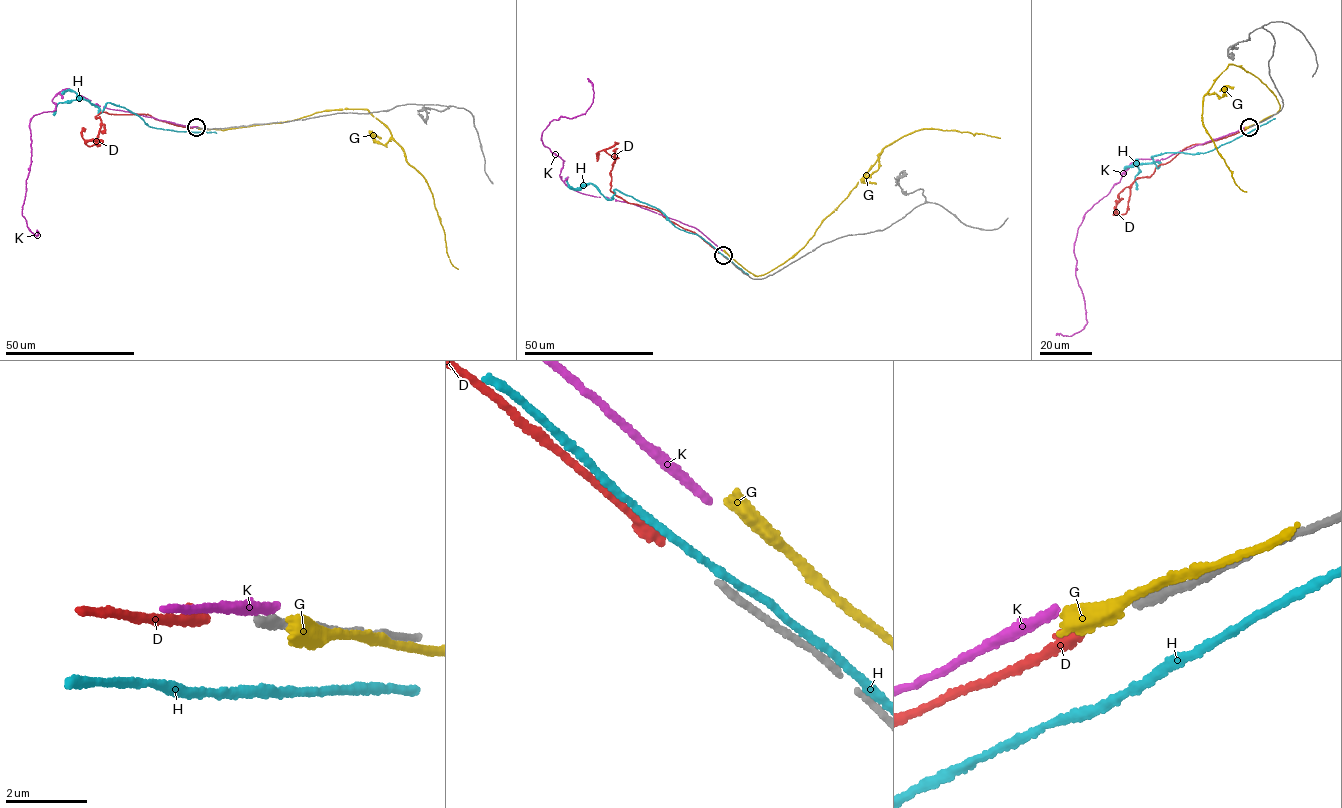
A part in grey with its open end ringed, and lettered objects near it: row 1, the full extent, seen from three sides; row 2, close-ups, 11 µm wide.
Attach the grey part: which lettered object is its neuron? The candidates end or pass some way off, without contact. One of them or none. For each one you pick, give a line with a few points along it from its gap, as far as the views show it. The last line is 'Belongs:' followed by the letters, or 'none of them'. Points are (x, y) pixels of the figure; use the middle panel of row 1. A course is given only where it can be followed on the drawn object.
D: course (719, 253), (658, 211), (629, 203), (614, 195), (610, 189), (611, 174), (616, 158), (605, 151), (614, 141)
Belongs: D

